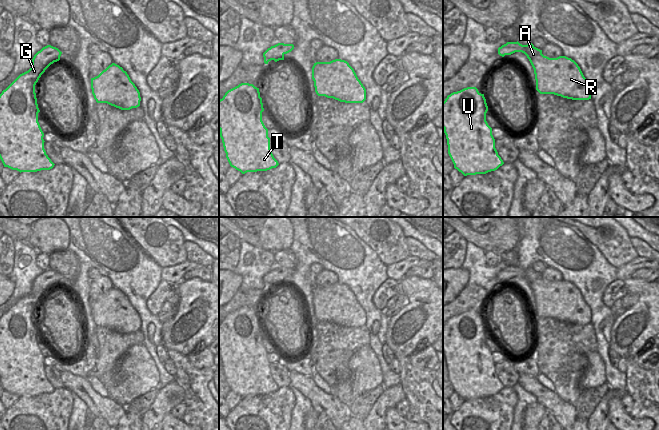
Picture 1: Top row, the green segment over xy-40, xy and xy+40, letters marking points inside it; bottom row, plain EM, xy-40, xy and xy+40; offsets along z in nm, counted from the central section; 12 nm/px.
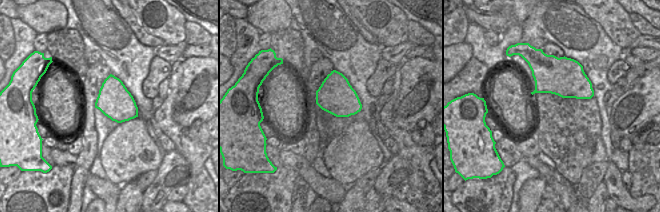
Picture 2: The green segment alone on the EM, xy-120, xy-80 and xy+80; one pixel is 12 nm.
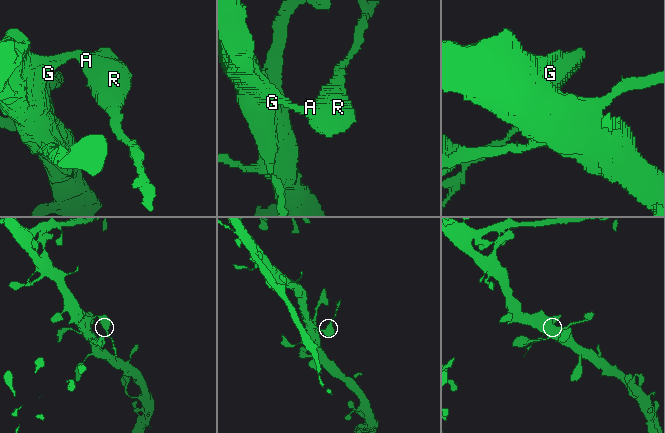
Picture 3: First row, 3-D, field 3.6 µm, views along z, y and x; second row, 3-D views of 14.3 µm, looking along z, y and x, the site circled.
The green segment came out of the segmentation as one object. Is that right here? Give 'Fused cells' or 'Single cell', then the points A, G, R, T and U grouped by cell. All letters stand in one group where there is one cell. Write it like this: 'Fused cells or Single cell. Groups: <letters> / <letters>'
Fused cells. Groups: A R / G T U

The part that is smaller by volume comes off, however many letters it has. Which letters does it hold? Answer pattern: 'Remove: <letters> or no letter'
Remove: A, R

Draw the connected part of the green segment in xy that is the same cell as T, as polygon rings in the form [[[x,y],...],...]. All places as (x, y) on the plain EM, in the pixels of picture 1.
[[[241,307],[219,324],[219,354],[226,382],[230,390],[242,398],[267,395],[279,389],[270,373],[268,353],[262,345],[263,335],[259,312],[253,308]]]

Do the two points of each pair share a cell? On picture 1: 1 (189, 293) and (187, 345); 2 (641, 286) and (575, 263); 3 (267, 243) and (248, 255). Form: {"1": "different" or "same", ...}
{"1": "same", "2": "different", "3": "different"}

